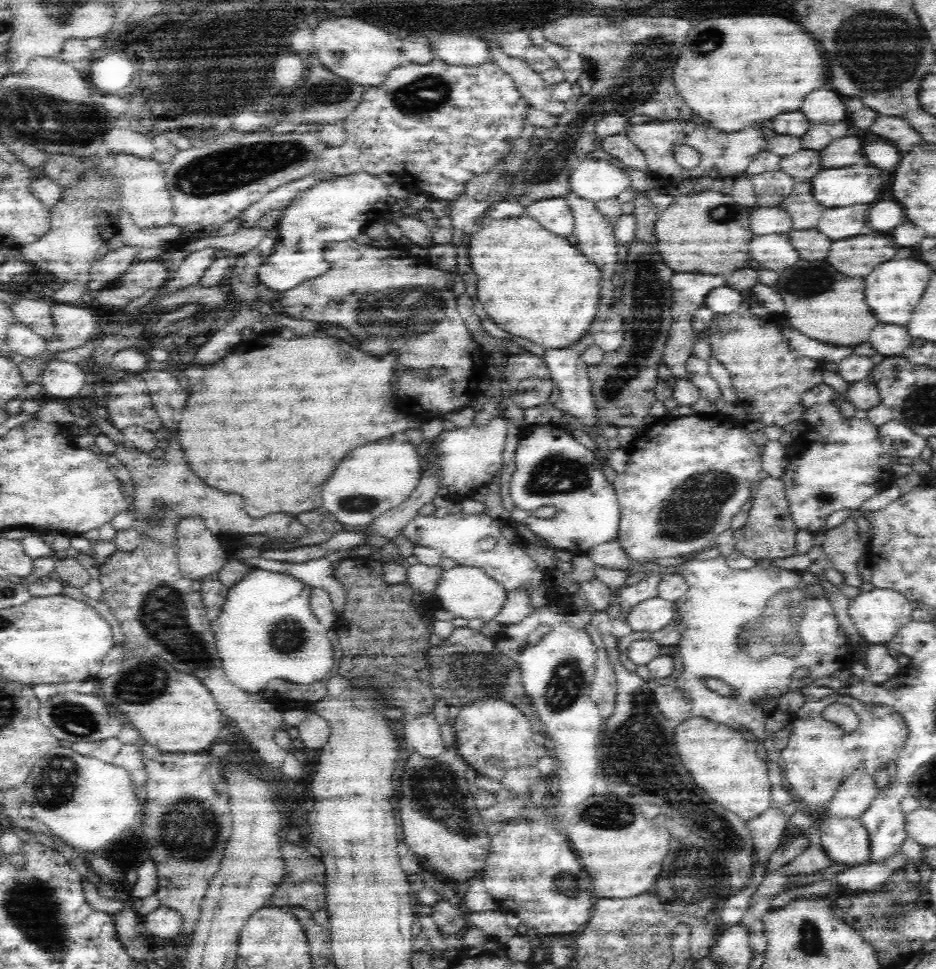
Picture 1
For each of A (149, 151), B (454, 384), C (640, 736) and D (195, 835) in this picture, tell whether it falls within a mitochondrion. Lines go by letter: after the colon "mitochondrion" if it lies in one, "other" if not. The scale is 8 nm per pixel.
A: other
B: other
C: mitochondrion
D: mitochondrion

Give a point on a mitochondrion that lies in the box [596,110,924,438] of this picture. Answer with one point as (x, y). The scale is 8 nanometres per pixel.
(805, 282)

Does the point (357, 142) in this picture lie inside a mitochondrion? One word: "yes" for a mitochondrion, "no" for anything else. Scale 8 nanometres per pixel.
no

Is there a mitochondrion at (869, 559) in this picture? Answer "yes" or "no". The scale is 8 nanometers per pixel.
no

